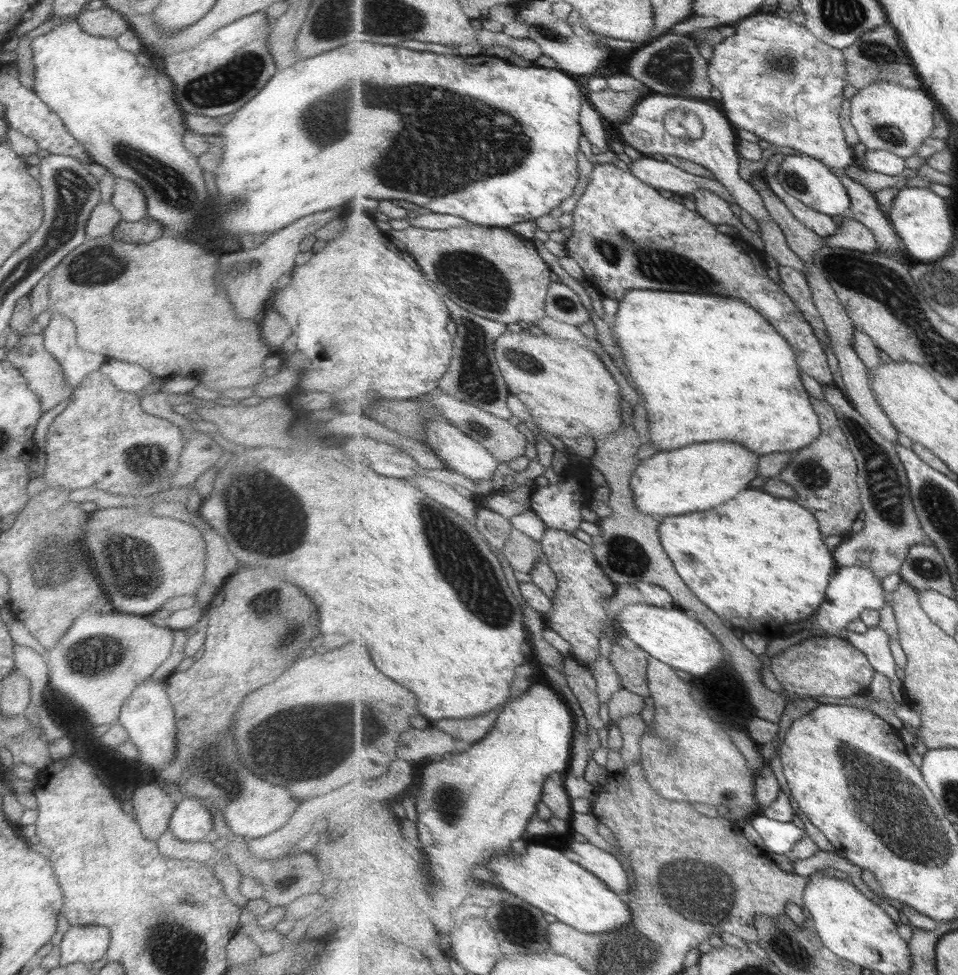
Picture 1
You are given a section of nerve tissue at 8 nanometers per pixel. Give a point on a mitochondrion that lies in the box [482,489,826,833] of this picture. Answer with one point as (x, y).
(624, 555)

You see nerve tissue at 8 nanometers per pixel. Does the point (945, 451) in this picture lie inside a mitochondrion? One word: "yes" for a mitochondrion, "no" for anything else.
no

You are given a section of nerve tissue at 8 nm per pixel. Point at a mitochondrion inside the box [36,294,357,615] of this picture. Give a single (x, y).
(143, 572)

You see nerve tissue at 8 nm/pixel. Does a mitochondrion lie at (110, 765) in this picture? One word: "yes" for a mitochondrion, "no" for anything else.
no

